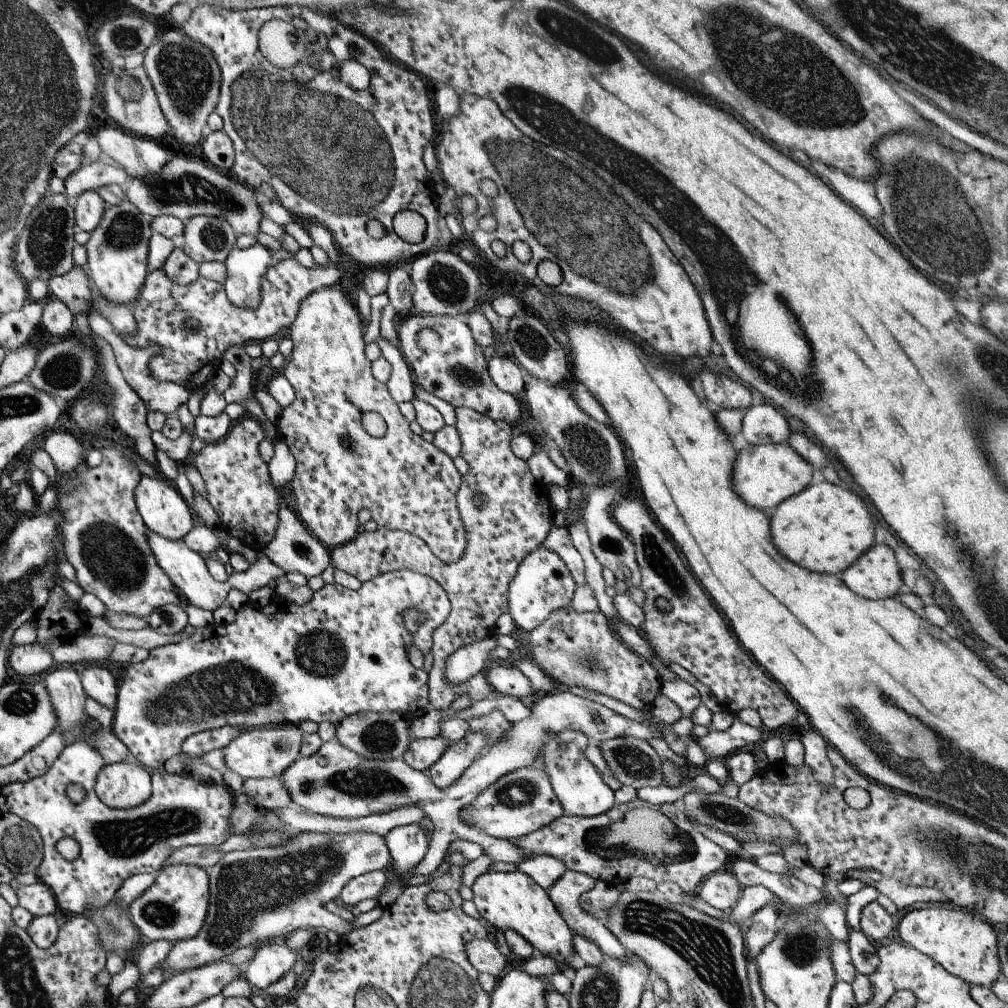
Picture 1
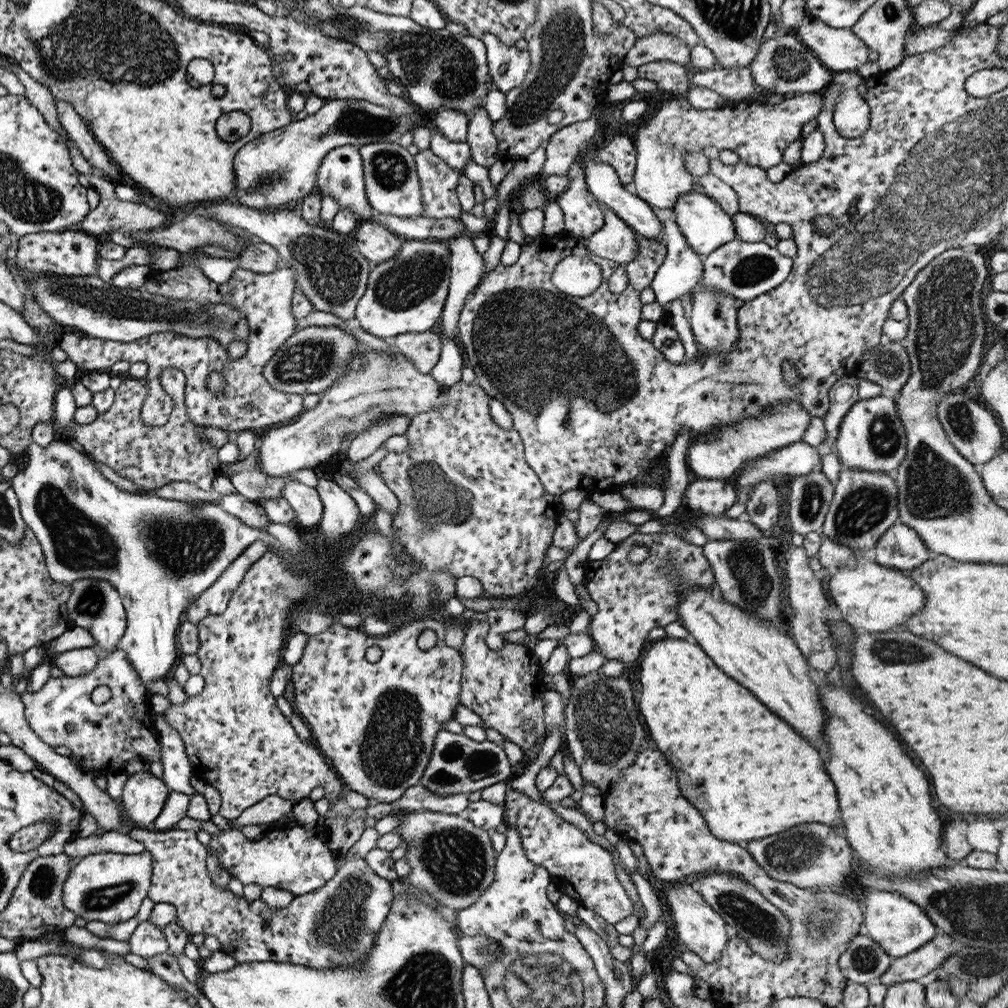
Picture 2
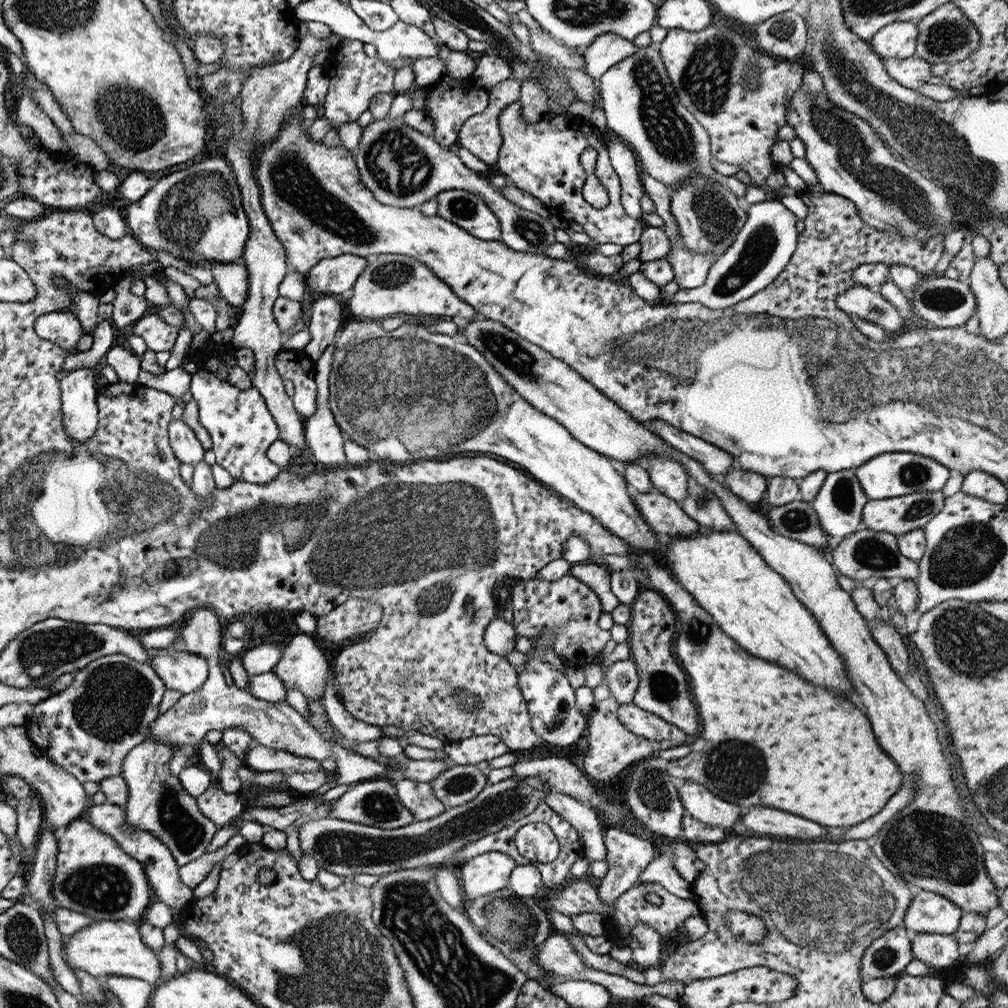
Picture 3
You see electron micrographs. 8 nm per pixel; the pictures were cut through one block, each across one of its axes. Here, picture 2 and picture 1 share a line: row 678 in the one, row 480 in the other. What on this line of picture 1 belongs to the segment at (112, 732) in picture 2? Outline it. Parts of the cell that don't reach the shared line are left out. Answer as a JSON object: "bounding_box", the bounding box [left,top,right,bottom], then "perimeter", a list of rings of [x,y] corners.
{"bounding_box":[29,448,178,619],"perimeter":[[[39,448],[30,454],[29,465],[43,471],[56,492],[56,512],[60,515],[56,530],[60,535],[62,554],[74,570],[76,583],[85,591],[98,598],[107,611],[128,614],[144,619],[155,608],[164,604],[178,604],[173,585],[167,575],[160,569],[146,539],[146,526],[134,503],[134,488],[141,480],[141,474],[135,465],[124,457],[116,448],[100,449],[101,461],[95,467],[77,467],[69,473],[60,473]]]}

